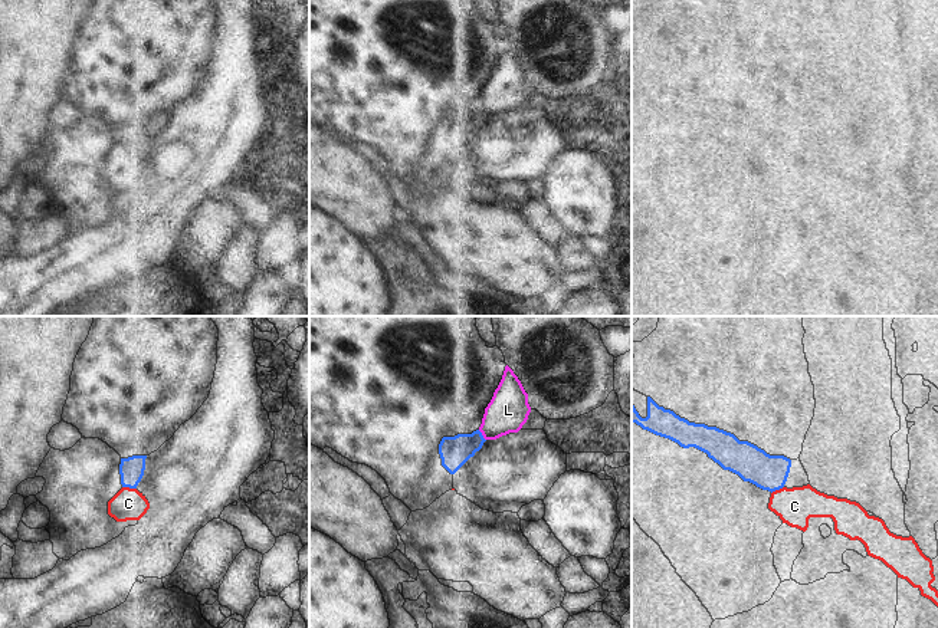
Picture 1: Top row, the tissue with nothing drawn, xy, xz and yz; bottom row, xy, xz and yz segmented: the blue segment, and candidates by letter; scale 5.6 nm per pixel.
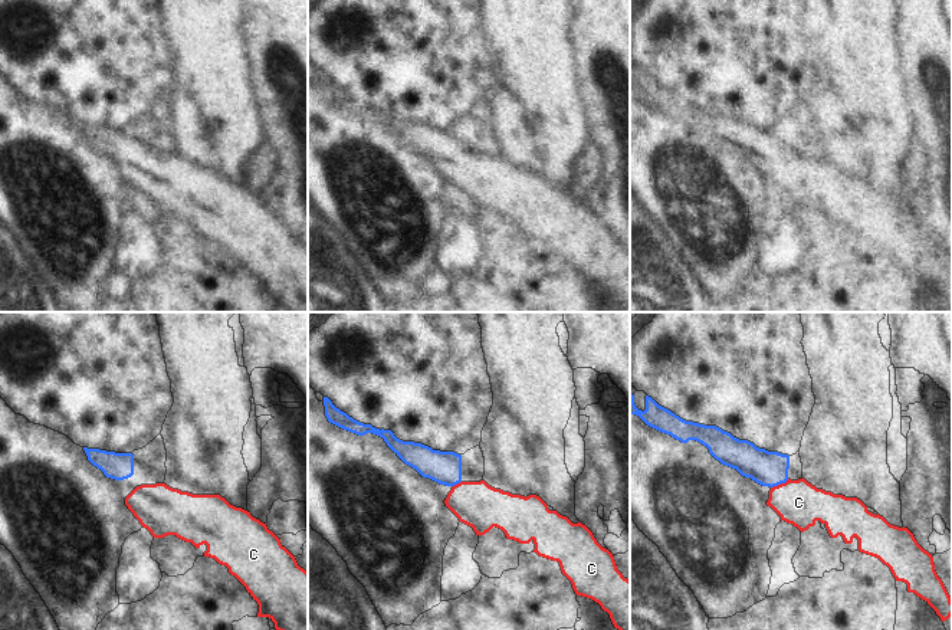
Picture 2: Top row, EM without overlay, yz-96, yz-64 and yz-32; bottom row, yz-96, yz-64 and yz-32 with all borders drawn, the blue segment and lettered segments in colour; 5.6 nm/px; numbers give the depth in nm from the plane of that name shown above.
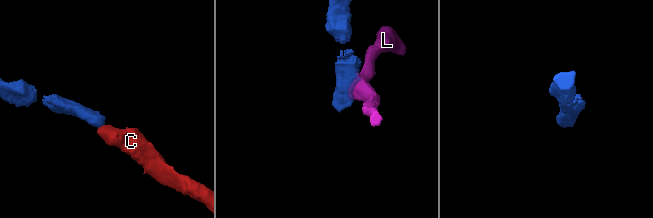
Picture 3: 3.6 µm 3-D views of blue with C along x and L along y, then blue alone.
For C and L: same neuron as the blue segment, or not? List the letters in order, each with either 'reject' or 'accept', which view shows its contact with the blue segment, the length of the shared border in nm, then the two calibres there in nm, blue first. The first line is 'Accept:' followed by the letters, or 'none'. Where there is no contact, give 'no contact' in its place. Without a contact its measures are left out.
Accept: C
C: accept | xy | 80 nm | 140/180 nm
L: reject | xz | 80 nm | 170/220 nm

